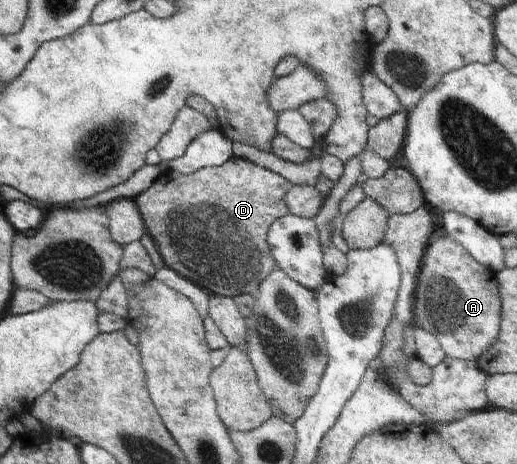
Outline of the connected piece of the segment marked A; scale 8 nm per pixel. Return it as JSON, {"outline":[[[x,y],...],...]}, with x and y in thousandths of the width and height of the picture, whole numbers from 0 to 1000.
{"outline":[[[870,511],[839,513],[816,554],[801,653],[803,700],[843,726],[865,769],[913,780],[956,744],[967,718],[969,651],[959,588],[930,571],[890,524]]]}

